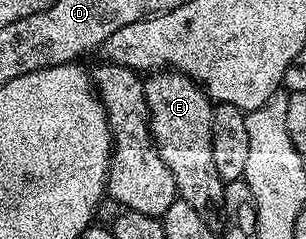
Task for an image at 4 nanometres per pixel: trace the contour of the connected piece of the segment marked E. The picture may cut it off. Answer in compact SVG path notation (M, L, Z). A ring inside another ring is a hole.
M154 71L145 78L144 99L150 136L154 138L160 159L168 163L172 179L176 179L179 198L188 207L196 207L204 218L221 214L226 186L220 179L220 171L216 171L216 163L212 163L210 120L214 105L206 90L186 73Z

